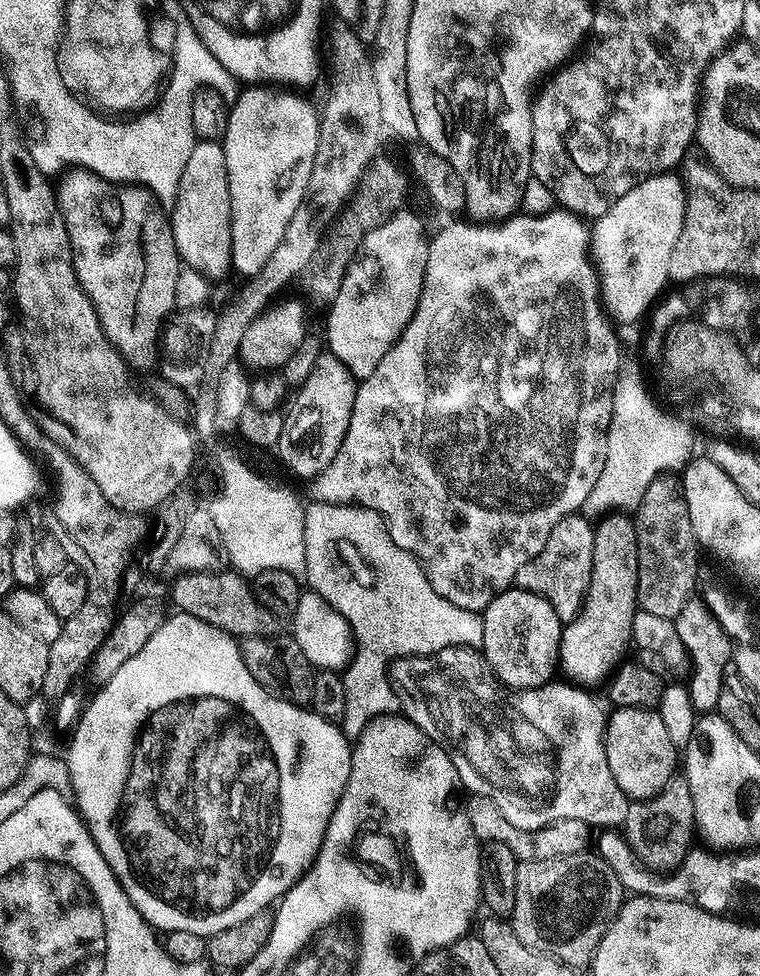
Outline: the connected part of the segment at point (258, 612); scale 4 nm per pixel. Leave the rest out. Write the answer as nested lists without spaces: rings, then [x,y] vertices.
[[[188,570],[170,586],[170,598],[177,604],[179,611],[193,616],[218,630],[227,632],[233,638],[263,636],[272,638],[282,627],[281,621],[266,606],[258,602],[252,593],[252,585],[241,573],[235,570]]]

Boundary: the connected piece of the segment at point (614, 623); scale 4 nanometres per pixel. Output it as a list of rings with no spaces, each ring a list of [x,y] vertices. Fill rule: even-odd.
[[[613,510],[595,521],[592,533],[594,562],[590,586],[580,615],[563,625],[558,661],[559,671],[565,672],[569,681],[584,686],[594,683],[599,676],[611,673],[621,661],[620,655],[632,644],[632,623],[638,611],[638,538],[635,519],[627,511]]]

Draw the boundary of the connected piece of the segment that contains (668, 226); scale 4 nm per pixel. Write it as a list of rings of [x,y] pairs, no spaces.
[[[661,172],[659,176],[646,178],[634,186],[634,190],[622,194],[622,198],[612,201],[595,221],[596,226],[591,227],[590,252],[602,277],[602,302],[617,325],[632,324],[645,311],[644,316],[664,292],[664,284],[669,283],[670,254],[674,254],[676,239],[678,234],[682,234],[685,199],[683,179],[672,172]]]

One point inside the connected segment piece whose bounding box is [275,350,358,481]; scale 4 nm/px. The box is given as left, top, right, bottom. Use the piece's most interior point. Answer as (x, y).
(312, 435)

